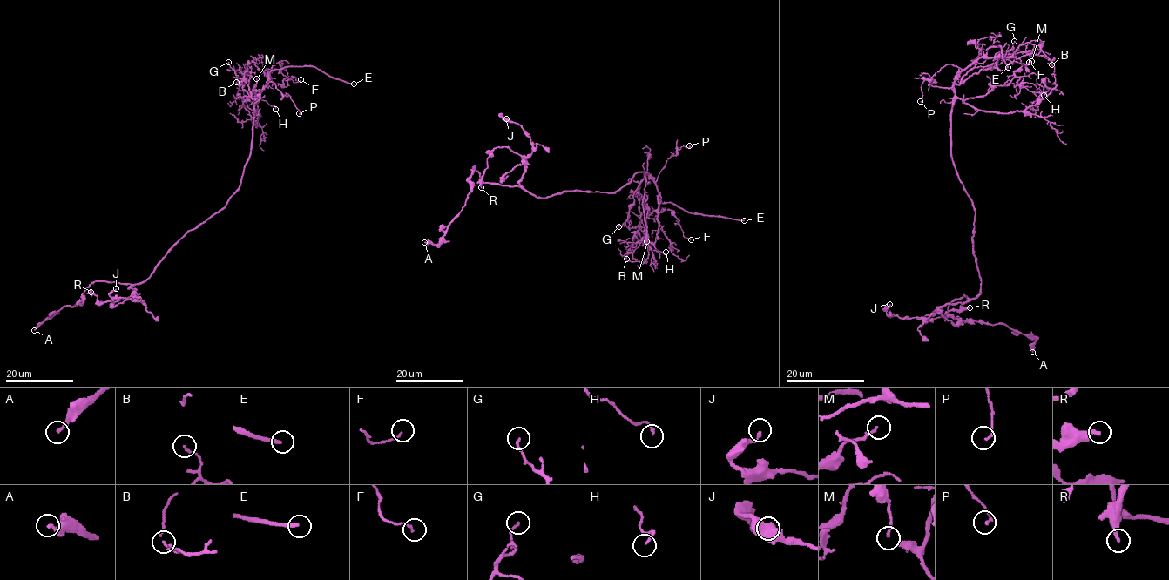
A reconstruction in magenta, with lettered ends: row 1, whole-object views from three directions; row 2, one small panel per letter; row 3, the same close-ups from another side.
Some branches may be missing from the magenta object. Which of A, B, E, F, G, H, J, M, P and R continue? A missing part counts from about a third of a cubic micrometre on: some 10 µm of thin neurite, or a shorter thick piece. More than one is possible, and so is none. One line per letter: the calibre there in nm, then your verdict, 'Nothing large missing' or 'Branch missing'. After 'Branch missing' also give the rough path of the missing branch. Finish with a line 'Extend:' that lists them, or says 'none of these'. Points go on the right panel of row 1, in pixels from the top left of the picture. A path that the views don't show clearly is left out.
A: Thickness 240 nm. Nothing large missing
B: Thickness 130 nm. Nothing large missing
E: Thickness 240 nm. Branch missing
F: Thickness 120 nm. Nothing large missing
G: Thickness 160 nm. Nothing large missing
H: Thickness 160 nm. Nothing large missing
J: Thickness 190 nm. Nothing large missing
M: Thickness 160 nm. Nothing large missing
P: Thickness 140 nm. Nothing large missing
R: Thickness 320 nm. Nothing large missing
Extend: E

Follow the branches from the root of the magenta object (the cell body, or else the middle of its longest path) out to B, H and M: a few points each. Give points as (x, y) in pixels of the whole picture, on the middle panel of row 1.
B: (598, 192), (618, 190), (637, 172), (643, 172), (645, 178), (642, 208), (648, 256), (645, 262), (626, 259)
H: (598, 192), (613, 192), (637, 172), (643, 172), (647, 214), (644, 230), (638, 233), (652, 249), (665, 252)
M: (598, 192), (613, 192), (627, 184), (637, 172), (643, 172), (647, 211), (644, 226), (646, 241)

